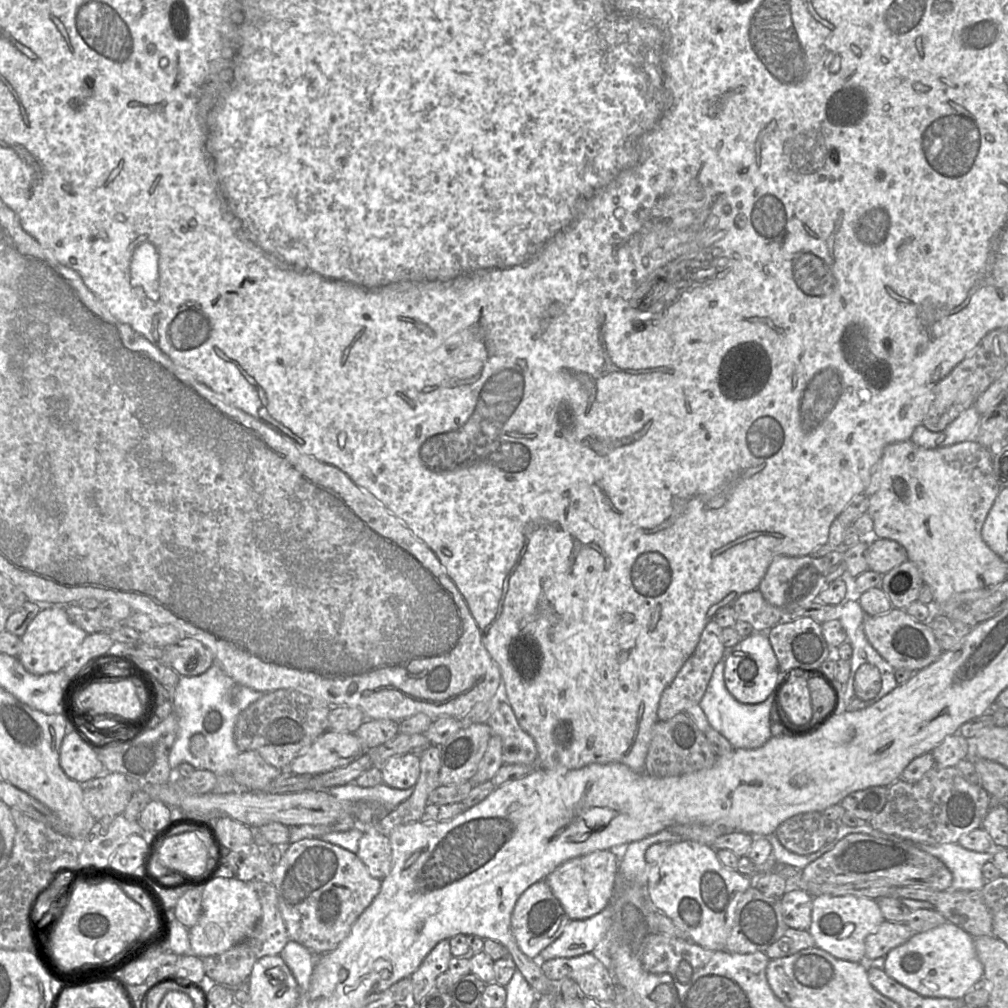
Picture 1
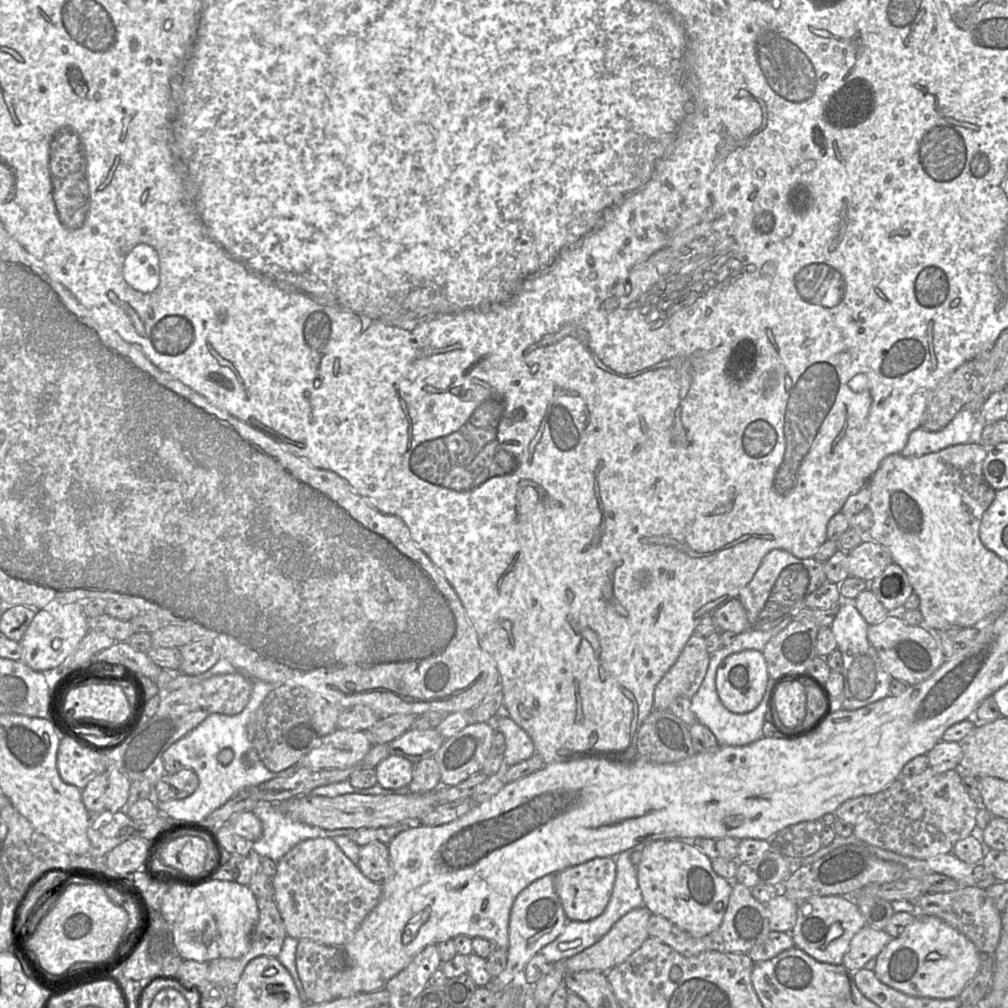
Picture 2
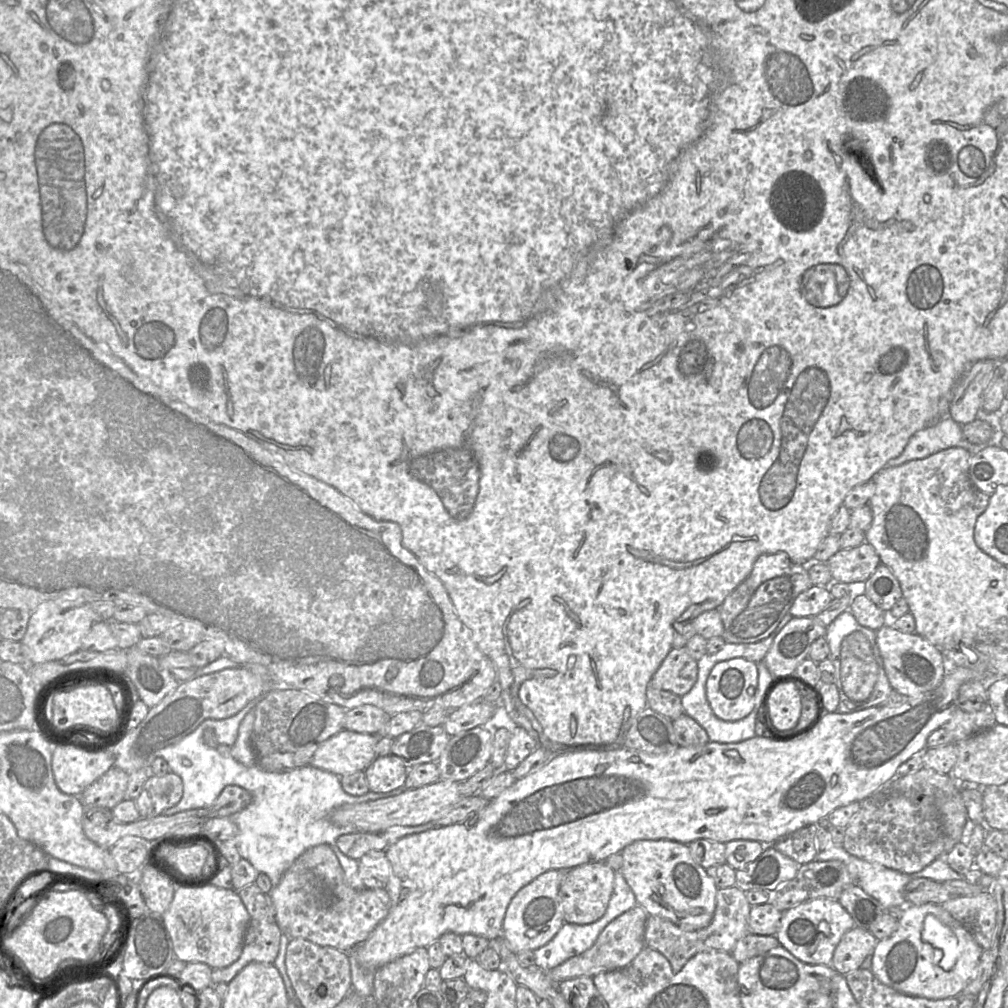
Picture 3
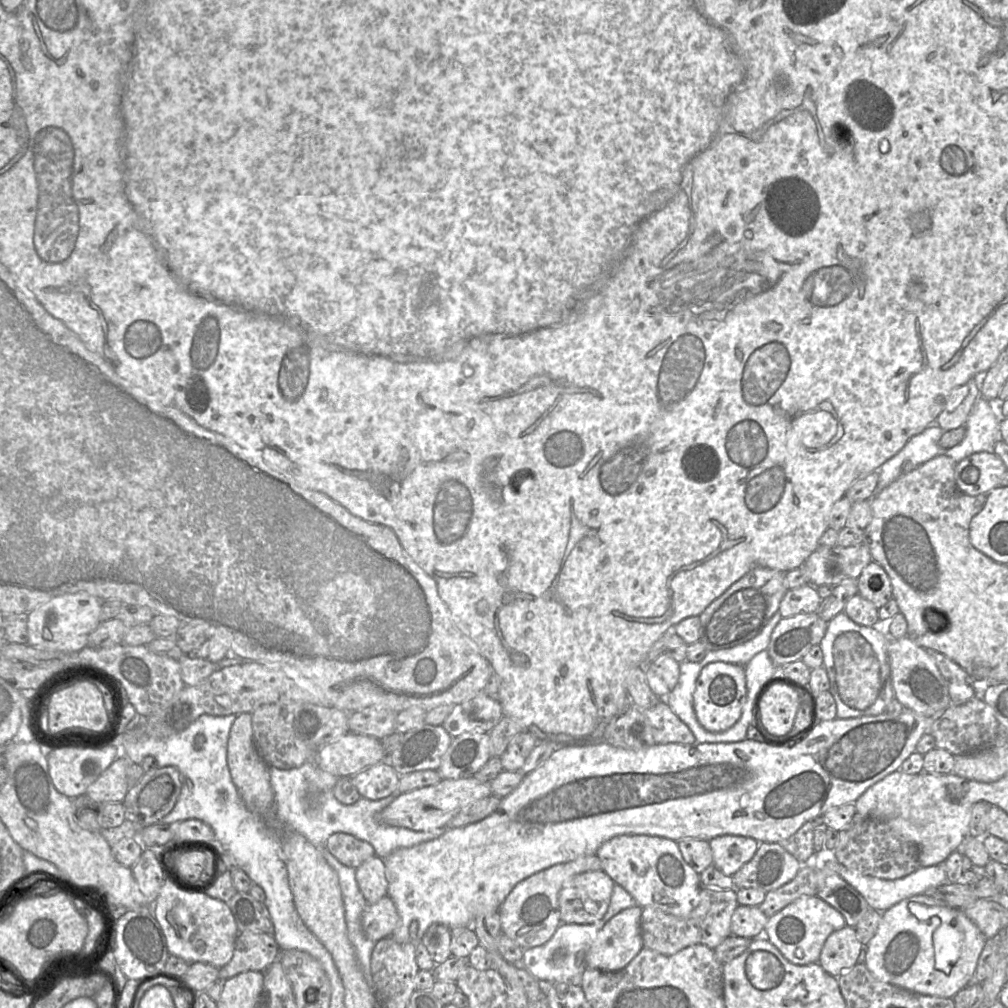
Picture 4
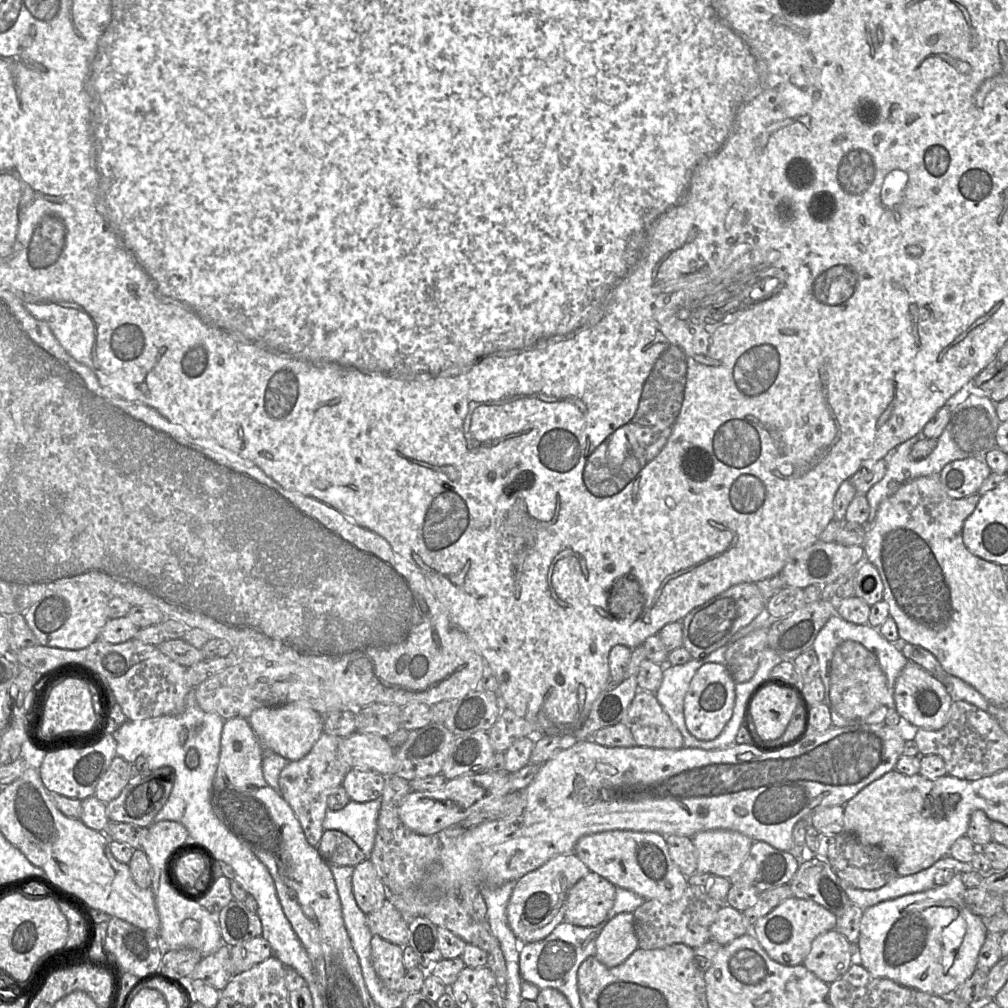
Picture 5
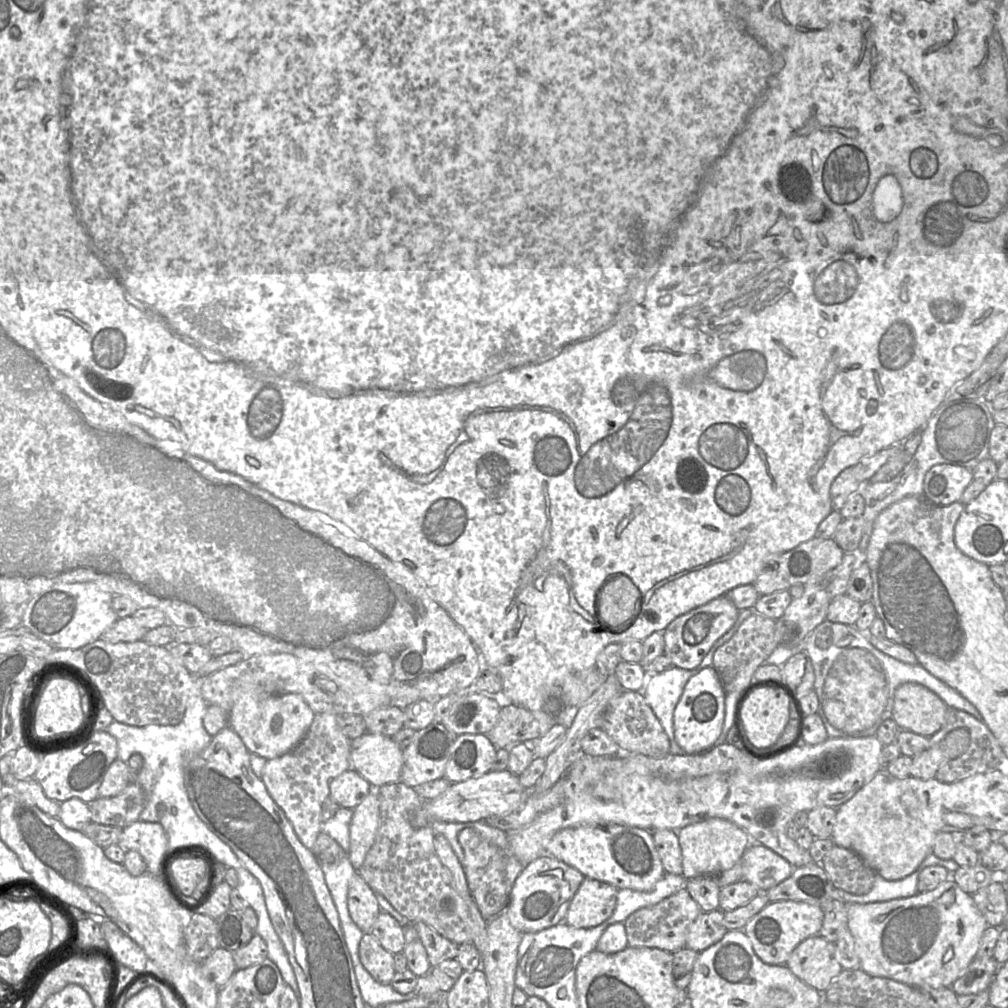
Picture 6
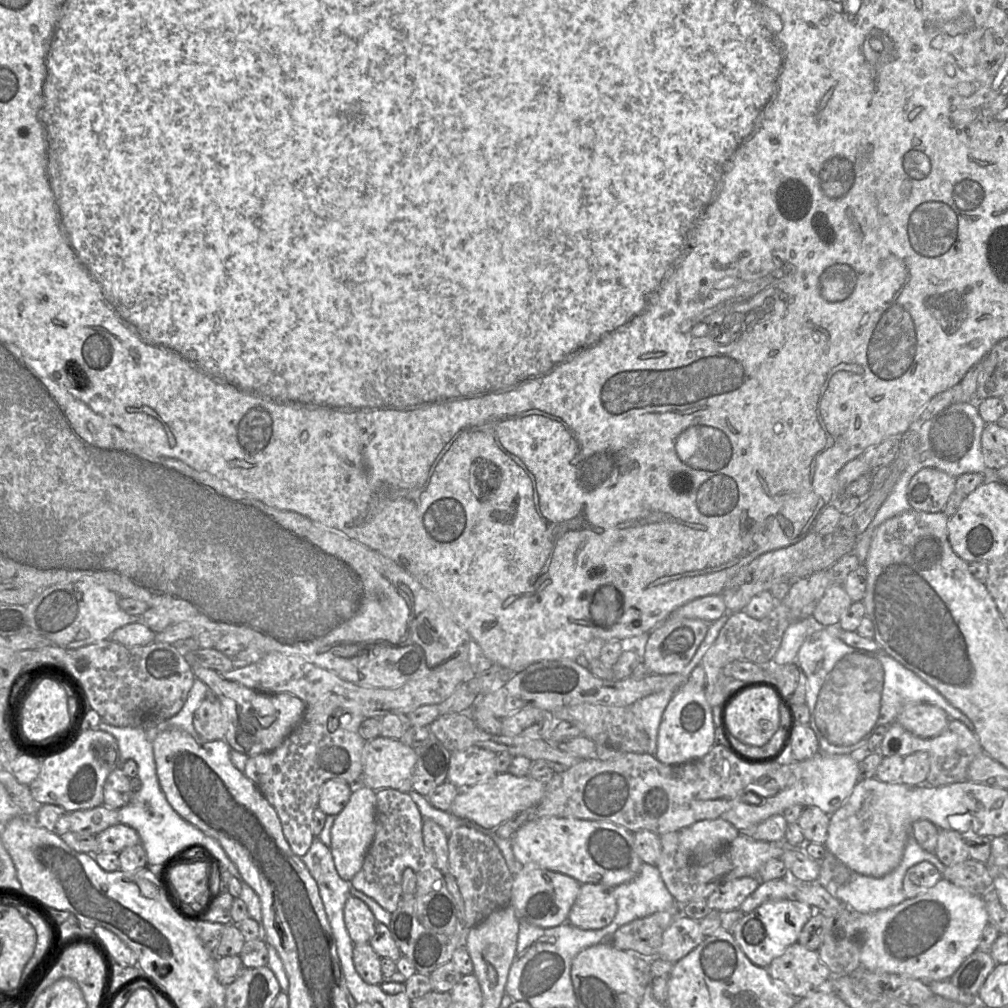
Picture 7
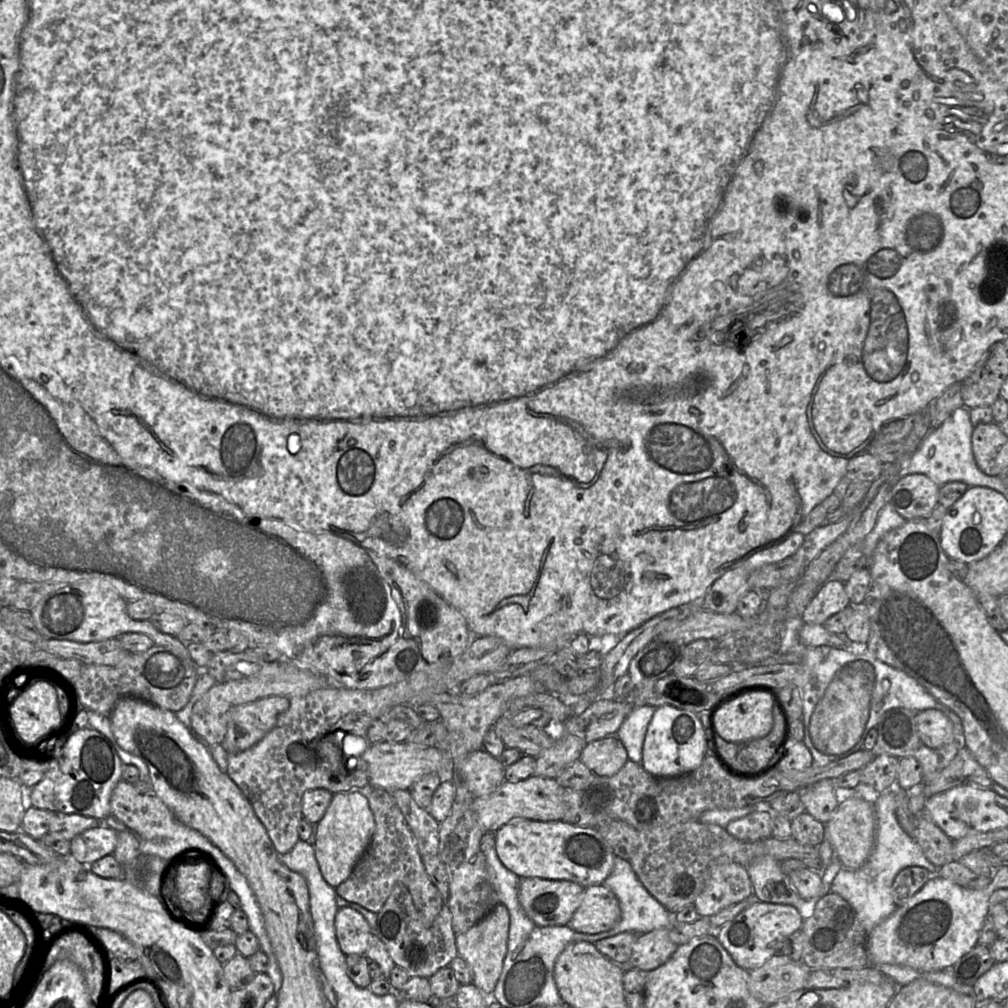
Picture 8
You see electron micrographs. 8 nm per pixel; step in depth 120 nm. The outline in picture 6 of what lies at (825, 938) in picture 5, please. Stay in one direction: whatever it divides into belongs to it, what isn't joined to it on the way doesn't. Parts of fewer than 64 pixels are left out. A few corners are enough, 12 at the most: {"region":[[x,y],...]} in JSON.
{"region":[[815,935],[785,964],[822,994],[843,970],[835,943]]}

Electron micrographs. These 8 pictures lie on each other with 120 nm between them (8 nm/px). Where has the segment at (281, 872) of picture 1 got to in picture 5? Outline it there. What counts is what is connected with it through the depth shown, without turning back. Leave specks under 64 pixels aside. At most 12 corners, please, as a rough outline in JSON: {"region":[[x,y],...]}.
{"region":[[385,900],[367,915],[373,935],[405,947],[408,923]]}

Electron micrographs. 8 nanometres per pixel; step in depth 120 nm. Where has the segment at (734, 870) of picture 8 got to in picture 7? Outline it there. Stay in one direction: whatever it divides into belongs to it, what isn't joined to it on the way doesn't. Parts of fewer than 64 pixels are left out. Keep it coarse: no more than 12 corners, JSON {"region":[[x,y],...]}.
{"region":[[757,876],[734,879],[710,894],[711,910],[731,911],[757,889]]}

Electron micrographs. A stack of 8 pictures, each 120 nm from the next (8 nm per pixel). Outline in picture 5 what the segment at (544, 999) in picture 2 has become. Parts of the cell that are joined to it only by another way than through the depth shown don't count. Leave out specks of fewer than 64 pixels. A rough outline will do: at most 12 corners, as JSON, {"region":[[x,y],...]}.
{"region":[[634,915],[606,923],[594,956],[612,968],[636,949]]}

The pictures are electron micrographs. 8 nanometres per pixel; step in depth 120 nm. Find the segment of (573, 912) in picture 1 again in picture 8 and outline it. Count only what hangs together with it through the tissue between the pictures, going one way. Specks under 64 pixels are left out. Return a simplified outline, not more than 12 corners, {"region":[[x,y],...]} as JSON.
{"region":[[588,886],[569,926],[595,934],[621,918],[616,895]]}

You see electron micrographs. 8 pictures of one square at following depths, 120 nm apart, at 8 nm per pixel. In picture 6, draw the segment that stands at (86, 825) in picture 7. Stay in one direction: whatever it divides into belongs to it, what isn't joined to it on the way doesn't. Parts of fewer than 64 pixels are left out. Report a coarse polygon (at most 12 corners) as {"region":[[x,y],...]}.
{"region":[[140,784],[87,804],[93,823],[124,828],[147,804]]}

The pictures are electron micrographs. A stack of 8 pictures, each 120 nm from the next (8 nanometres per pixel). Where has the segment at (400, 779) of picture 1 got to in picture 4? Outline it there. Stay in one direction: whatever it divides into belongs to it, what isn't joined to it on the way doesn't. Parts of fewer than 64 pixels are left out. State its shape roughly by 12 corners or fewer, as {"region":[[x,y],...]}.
{"region":[[384,760],[352,776],[362,797],[397,793],[400,778]]}

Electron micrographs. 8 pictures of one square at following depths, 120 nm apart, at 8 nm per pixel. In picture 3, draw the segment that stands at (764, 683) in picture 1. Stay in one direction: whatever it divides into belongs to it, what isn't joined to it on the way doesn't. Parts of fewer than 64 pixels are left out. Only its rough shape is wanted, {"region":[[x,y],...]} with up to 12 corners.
{"region":[[719,662],[706,682],[717,718],[738,721],[753,710],[757,664]]}

